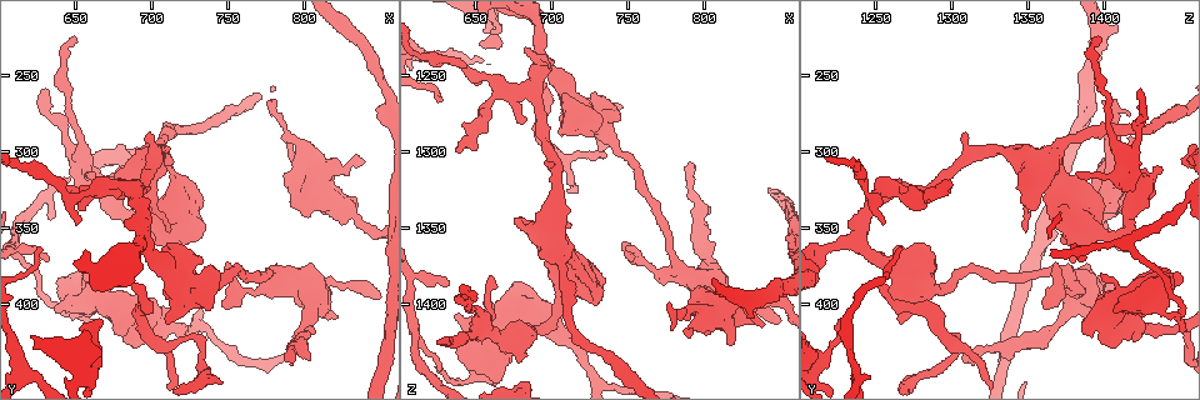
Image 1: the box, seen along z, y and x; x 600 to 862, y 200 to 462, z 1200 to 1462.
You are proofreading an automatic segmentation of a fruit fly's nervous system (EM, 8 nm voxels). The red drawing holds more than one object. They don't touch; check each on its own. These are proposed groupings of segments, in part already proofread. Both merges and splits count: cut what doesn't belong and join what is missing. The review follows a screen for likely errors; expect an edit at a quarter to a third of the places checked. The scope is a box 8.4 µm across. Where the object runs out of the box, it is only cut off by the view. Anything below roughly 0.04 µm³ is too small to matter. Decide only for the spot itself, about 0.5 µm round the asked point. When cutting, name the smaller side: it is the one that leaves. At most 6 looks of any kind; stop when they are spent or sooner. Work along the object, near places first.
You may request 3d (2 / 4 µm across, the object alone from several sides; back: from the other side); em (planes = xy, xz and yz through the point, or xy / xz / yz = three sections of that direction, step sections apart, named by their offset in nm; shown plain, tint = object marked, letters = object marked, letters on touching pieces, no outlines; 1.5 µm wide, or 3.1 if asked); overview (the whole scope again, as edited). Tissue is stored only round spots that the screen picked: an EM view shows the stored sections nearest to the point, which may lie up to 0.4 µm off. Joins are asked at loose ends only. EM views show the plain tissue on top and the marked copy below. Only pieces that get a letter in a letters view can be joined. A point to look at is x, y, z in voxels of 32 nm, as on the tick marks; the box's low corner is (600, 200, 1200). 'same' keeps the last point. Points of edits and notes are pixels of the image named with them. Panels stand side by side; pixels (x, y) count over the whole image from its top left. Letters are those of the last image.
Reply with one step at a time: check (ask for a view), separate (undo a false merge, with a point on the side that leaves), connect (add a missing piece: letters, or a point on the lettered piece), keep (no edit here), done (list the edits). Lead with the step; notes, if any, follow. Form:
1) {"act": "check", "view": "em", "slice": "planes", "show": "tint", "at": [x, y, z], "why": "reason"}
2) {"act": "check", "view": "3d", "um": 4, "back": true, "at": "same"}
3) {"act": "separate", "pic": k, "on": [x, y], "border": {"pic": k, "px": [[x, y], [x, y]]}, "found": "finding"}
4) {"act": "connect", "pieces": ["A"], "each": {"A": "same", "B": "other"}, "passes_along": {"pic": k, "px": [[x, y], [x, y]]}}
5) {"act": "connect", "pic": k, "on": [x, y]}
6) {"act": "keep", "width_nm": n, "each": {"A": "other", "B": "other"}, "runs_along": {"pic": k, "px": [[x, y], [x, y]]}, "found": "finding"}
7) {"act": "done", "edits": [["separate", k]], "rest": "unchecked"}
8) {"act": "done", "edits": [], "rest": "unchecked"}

{"act": "check", "view": "3d", "um": 2, "at": [776, 268, 1400]}

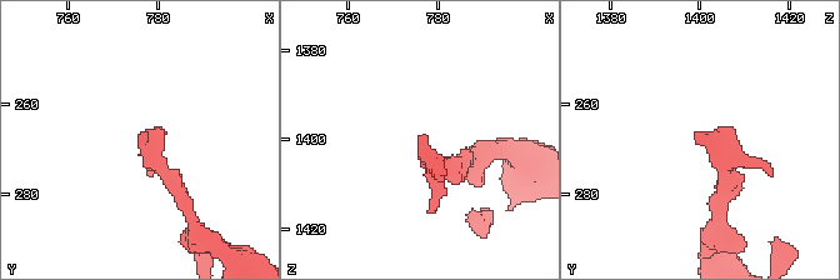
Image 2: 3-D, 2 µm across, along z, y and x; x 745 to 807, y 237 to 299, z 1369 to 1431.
{"act": "check", "view": "em", "slice": "xz", "step": 4, "show": "letters", "at": [777, 267, 1399]}

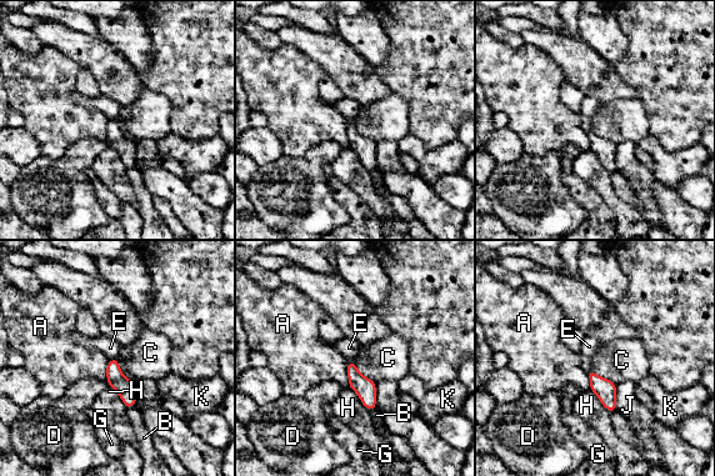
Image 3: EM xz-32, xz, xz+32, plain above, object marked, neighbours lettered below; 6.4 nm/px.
{"act": "check", "view": "em", "slice": "planes", "show": "letters", "at": "same", "why": "cut it another way"}

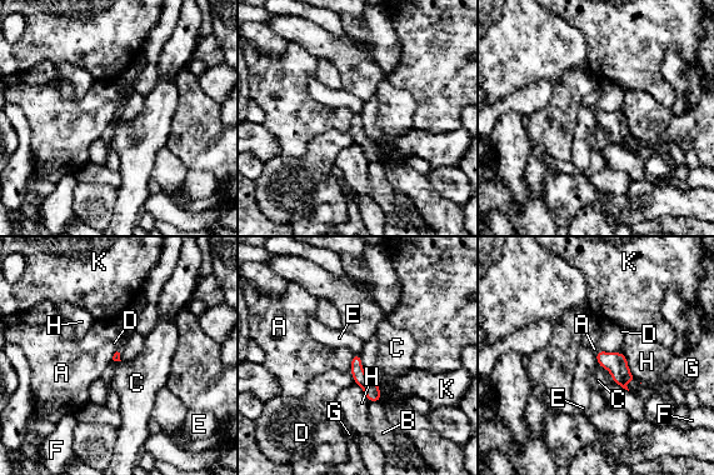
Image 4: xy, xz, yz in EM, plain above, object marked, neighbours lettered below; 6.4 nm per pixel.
{"act": "keep", "longest_contact_nm": ["H", 200], "each": {"A": "other", "B": "other", "C": "other", "D": "other", "E": "other", "F": "other", "G": "other", "H": "other", "K": "other"}, "found": "none of them fits"}

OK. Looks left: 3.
{"act": "check", "view": "3d", "um": 4, "at": [786, 322, 1402], "why": "an open end"}

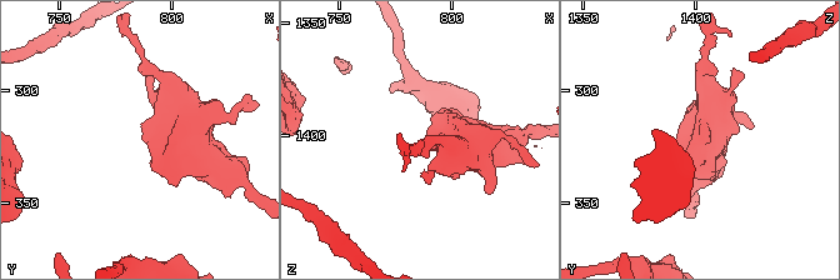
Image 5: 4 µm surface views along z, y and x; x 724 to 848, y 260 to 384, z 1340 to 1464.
{"act": "check", "view": "em", "um": 3.1, "slice": "xy", "step": 8, "show": "tint", "at": [786, 323, 1403], "why": "shape alone is not enough"}

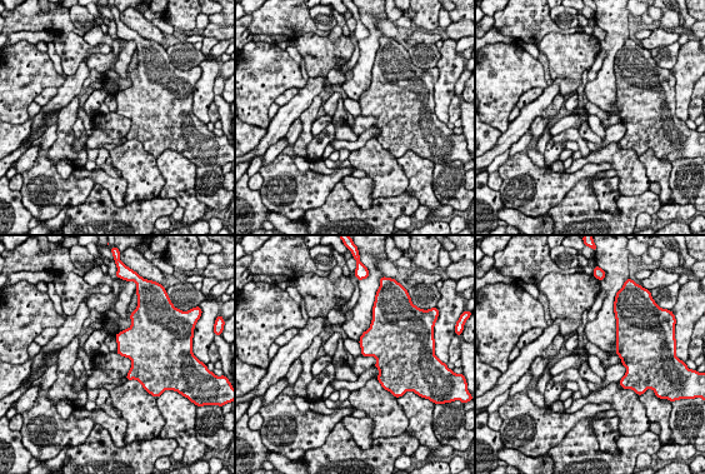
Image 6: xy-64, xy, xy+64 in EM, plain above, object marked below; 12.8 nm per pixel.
{"act": "check", "view": "em", "um": 3.1, "slice": "planes", "show": "letters", "at": "same"}

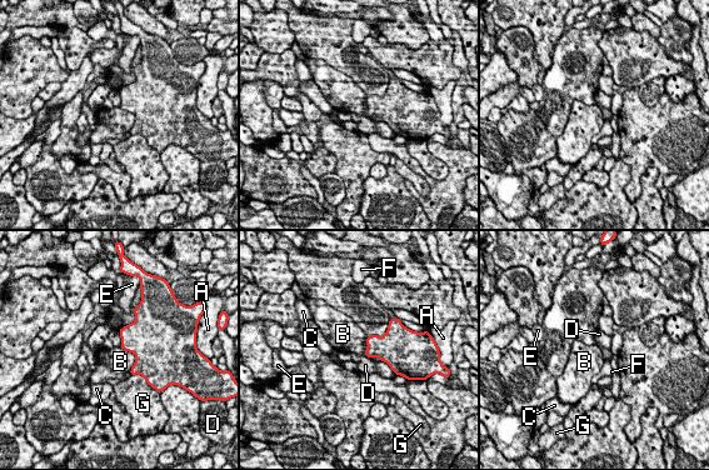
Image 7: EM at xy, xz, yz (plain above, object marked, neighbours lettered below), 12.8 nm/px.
{"act": "keep", "each": {"A": "other", "B": "other", "C": "other", "D": "other", "E": "other", "F": "other", "G": "other"}, "border": {"pic": 7, "px": [[119, 346], [134, 355], [130, 371]]}, "found": "none of them fits"}

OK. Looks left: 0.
{"act": "done", "edits": [], "rest": "unchecked"}

